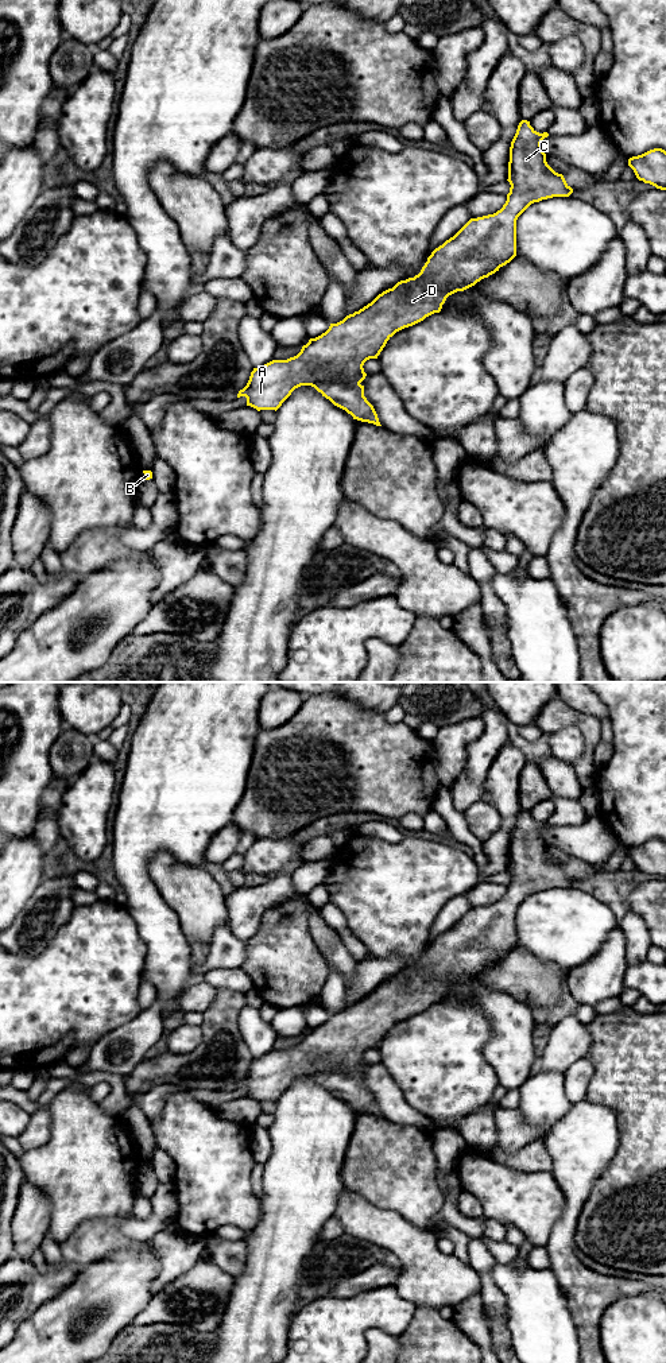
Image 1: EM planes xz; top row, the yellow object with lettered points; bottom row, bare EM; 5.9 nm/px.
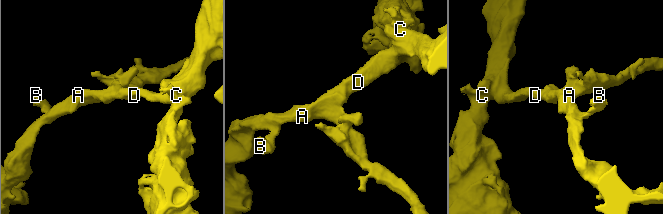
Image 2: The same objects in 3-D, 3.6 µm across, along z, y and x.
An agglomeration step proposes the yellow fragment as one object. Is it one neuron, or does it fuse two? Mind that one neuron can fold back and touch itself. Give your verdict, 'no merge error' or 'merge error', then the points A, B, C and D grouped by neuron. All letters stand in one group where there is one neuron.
no merge error | A B C D

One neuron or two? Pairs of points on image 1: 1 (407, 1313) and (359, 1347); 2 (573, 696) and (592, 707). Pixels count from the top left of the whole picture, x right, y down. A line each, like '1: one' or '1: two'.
1: one
2: one

